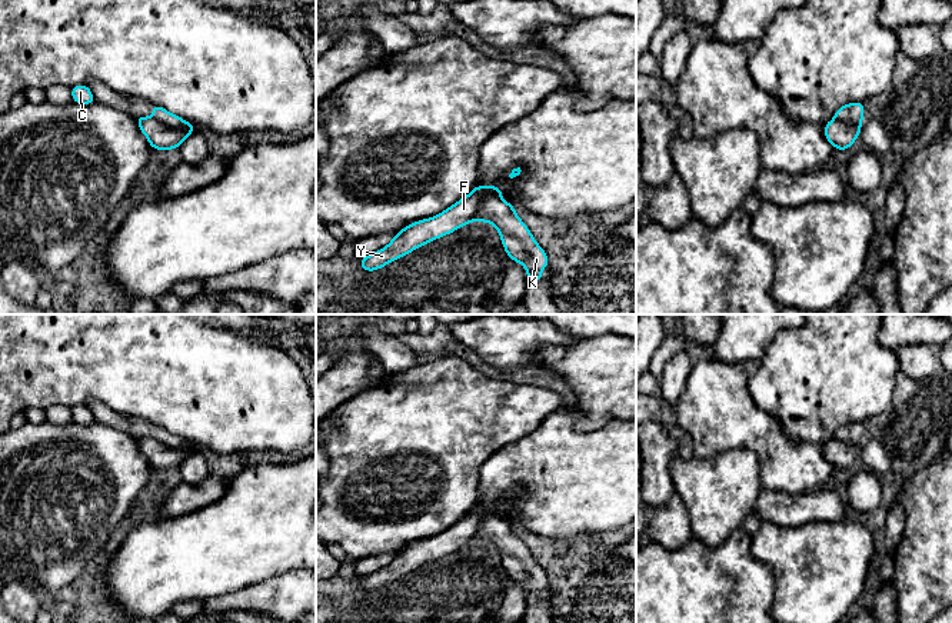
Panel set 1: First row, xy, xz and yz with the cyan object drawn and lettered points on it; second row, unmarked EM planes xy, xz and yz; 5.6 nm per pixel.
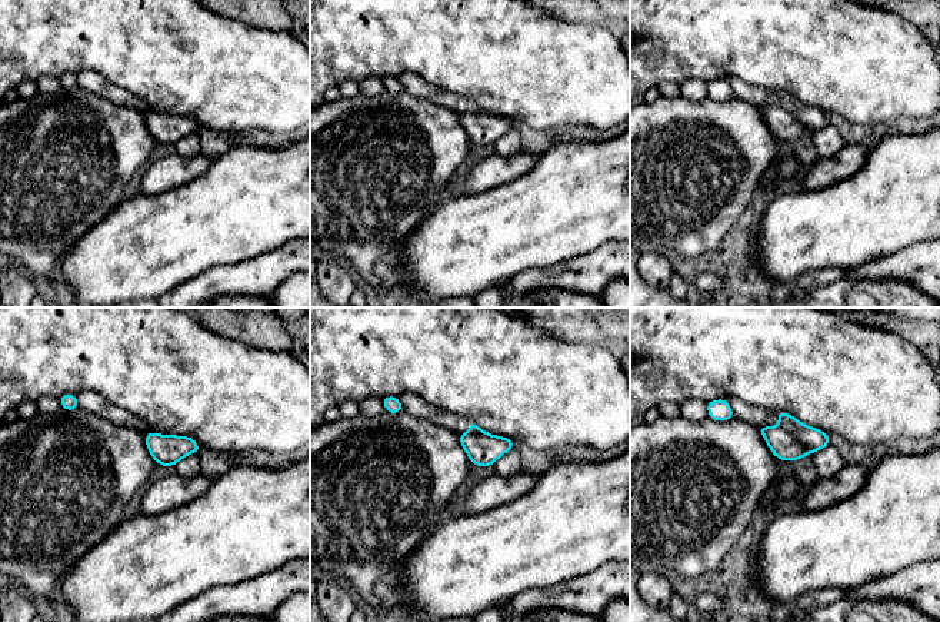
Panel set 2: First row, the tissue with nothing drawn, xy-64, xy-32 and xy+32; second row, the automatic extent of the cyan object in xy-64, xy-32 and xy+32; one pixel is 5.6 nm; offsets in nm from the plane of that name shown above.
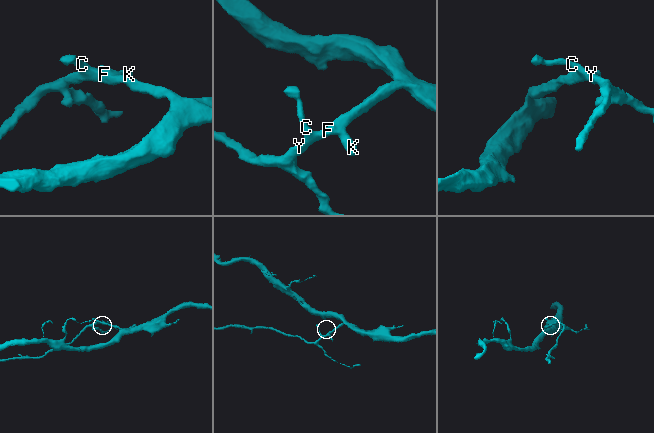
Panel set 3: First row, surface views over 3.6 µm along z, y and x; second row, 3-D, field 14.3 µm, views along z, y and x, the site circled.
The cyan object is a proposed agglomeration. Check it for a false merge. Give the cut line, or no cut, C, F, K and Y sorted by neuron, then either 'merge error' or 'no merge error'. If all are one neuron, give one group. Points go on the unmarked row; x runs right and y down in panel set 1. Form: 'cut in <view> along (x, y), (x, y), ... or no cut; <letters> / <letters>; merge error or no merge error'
cut in xy along (152, 437), (175, 447), (193, 446); C F Y / K; merge error

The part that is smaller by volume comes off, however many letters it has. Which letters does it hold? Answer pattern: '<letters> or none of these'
K

